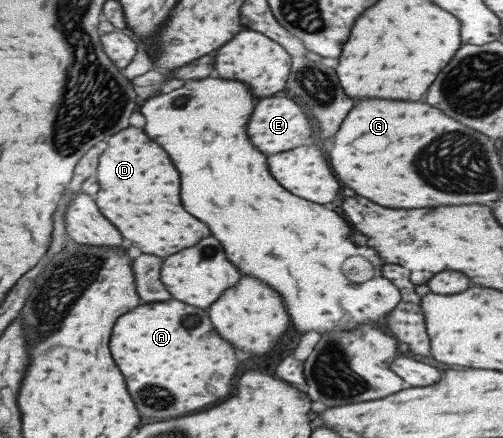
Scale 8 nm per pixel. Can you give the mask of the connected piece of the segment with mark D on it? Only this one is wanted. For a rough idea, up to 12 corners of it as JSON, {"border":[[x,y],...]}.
{"border":[[140,128],[98,159],[100,213],[168,257],[210,235],[180,205],[168,155]]}

